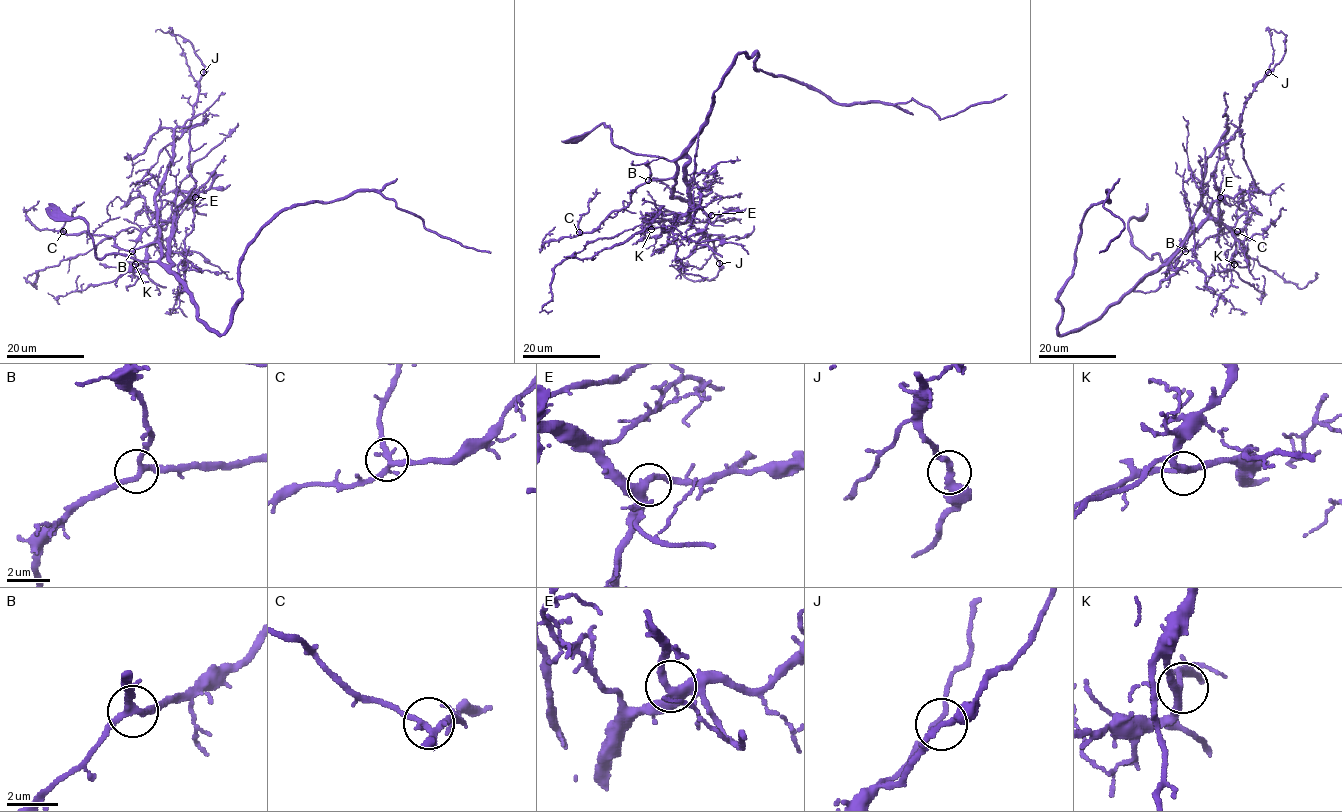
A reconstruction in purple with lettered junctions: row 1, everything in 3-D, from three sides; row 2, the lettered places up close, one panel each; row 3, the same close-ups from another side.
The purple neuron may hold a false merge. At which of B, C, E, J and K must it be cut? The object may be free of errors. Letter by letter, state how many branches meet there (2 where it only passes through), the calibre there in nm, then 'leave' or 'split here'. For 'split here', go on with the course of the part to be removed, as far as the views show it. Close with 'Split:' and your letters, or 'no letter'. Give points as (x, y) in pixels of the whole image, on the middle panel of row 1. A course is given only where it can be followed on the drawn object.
B: branches 3; calibre 240 nm; leave
C: branches 3; calibre 220 nm; leave
E: branches 3; calibre 360 nm; leave
J: branches 2; calibre 300 nm; leave
K: branches 3; calibre 260 nm; leave
Split: no letter

